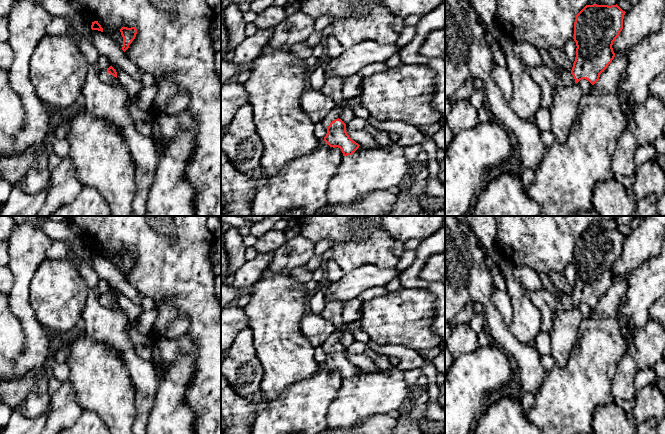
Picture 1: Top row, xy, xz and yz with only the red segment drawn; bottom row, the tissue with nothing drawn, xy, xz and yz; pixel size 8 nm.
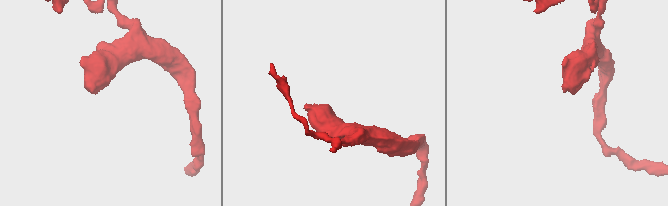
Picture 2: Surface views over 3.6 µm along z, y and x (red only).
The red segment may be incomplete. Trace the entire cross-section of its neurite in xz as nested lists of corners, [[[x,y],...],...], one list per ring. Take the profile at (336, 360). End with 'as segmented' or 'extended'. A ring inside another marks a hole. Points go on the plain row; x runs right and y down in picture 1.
[[[325,299],[325,307],[321,316],[331,321],[336,330],[323,343],[322,348],[327,351],[327,358],[324,365],[330,371],[341,373],[343,380],[352,379],[358,372],[359,368],[353,365],[346,356],[346,348],[339,342],[343,331],[343,303],[336,300]]]; extended

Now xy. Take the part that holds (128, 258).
[[[122,251],[120,253],[120,256],[123,261],[122,274],[125,276],[129,272],[129,269],[132,267],[132,265],[135,263],[137,258],[137,253],[135,251],[131,252]]]; as segmented

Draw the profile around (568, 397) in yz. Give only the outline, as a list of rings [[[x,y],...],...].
[[[614,281],[590,316],[582,319],[567,365],[563,368],[555,366],[546,374],[527,414],[528,422],[538,427],[541,434],[591,434],[595,410],[615,401],[611,392],[612,380],[617,362],[626,354],[629,346],[618,321],[627,289],[627,281]]]

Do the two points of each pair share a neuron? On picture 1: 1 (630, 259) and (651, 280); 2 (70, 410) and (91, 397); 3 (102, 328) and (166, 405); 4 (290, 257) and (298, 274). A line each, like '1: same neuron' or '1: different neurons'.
1: different neurons
2: different neurons
3: different neurons
4: different neurons

